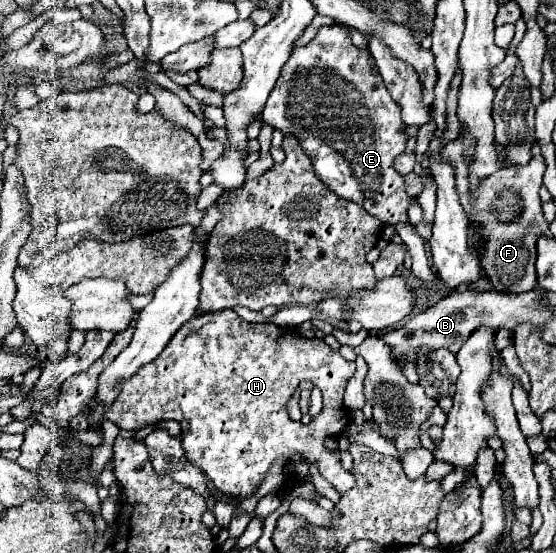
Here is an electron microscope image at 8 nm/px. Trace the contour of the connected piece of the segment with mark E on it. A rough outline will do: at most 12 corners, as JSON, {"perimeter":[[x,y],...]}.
{"perimeter":[[344,27],[264,107],[336,195],[408,221],[400,107]]}

